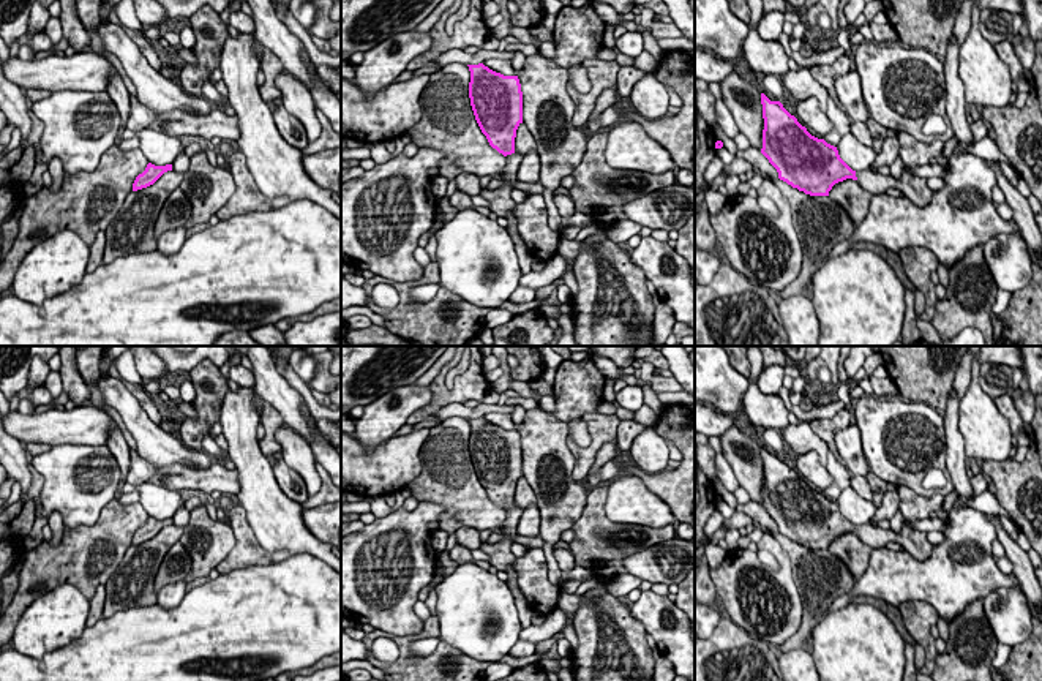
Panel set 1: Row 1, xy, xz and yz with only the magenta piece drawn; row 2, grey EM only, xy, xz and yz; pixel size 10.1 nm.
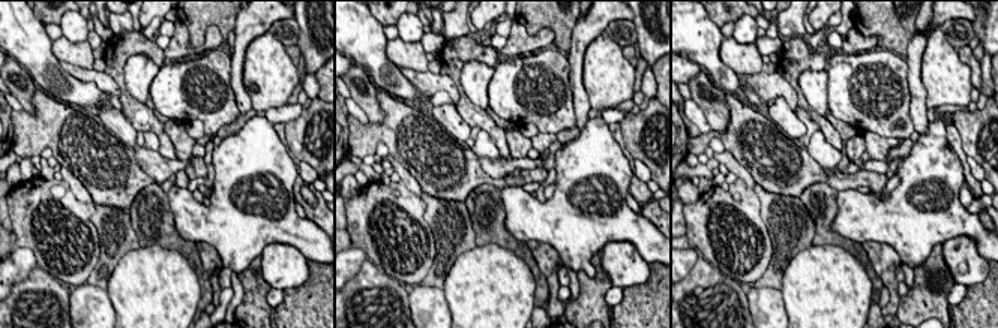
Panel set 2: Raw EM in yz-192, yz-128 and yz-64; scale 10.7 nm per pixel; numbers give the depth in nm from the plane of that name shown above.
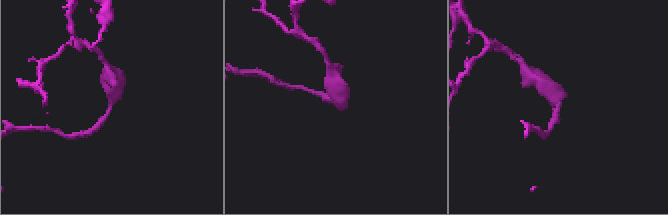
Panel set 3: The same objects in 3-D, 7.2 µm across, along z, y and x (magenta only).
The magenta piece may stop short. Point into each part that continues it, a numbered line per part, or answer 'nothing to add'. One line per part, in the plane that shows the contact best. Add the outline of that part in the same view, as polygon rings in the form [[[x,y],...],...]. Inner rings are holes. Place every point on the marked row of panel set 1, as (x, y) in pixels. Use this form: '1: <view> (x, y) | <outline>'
1: yz (914, 188) | [[[870,169],[856,171],[856,177],[857,183],[871,194],[897,188],[917,207],[927,207],[935,193],[927,186],[927,179],[908,174],[906,171],[903,171],[900,179],[875,174]]]

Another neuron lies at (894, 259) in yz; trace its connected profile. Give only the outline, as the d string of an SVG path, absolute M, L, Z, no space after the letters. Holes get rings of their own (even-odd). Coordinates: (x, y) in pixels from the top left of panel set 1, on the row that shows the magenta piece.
M857 242L857 243L853 243L851 248L853 250L870 250L870 251L876 253L894 269L895 275L898 277L898 280L901 281L901 284L906 289L909 289L913 292L917 291L916 286L908 278L905 269L903 269L903 262L901 262L900 254L897 254L895 251L890 251L883 245L876 245L876 243L871 243L871 242Z

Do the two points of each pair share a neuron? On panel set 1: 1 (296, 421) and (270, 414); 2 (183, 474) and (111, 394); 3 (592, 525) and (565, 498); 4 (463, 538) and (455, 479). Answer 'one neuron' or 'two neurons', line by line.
1: two neurons
2: two neurons
3: two neurons
4: two neurons

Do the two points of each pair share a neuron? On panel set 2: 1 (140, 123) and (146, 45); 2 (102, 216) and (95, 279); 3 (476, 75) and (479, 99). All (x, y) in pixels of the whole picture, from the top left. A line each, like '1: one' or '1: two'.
1: one
2: one
3: one

